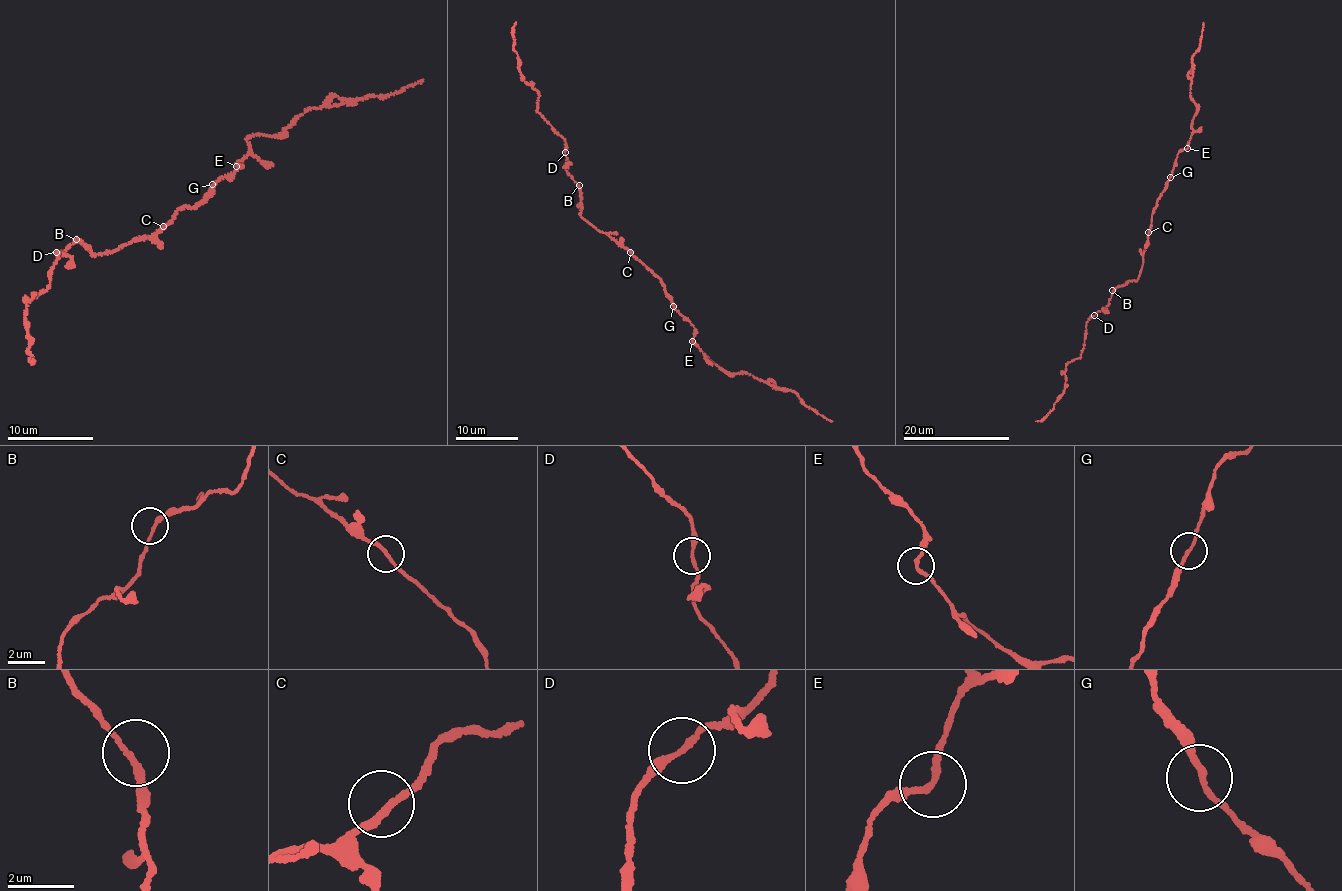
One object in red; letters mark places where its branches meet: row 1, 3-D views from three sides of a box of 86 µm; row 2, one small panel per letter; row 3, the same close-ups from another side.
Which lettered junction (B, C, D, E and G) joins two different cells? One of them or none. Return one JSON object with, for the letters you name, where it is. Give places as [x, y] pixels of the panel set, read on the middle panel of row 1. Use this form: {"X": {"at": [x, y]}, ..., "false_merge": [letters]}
{"false_merge": []}

